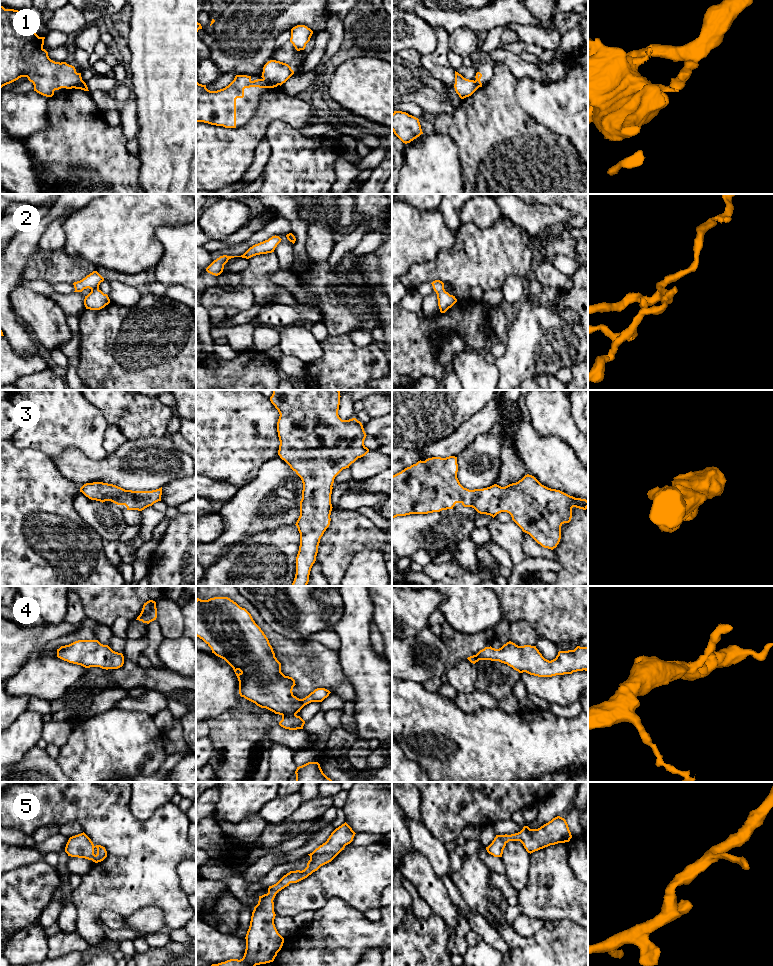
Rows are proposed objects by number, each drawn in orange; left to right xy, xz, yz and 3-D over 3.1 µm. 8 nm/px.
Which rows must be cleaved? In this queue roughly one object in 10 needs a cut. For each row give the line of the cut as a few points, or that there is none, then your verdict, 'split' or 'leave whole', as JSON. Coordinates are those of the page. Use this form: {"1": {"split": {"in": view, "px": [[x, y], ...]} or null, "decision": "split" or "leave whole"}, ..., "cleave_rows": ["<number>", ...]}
{"1": {"split": {"in": "xz", "px": [[262, 79], [277, 85]]}, "decision": "split"}, "2": {"split": null, "decision": "leave whole"}, "3": {"split": null, "decision": "leave whole"}, "4": {"split": null, "decision": "leave whole"}, "5": {"split": null, "decision": "leave whole"}, "cleave_rows": ["1"]}

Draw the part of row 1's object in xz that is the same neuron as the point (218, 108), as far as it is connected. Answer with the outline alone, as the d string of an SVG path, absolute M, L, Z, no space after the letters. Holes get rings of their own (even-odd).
M236 75L228 86L217 91L210 91L196 81L196 122L236 128L236 99L244 97L244 89L277 86L263 79L252 81L247 75Z

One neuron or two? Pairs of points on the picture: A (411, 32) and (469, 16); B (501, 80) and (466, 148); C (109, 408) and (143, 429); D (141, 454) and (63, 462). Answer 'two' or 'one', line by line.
A: two
B: one
C: one
D: one

